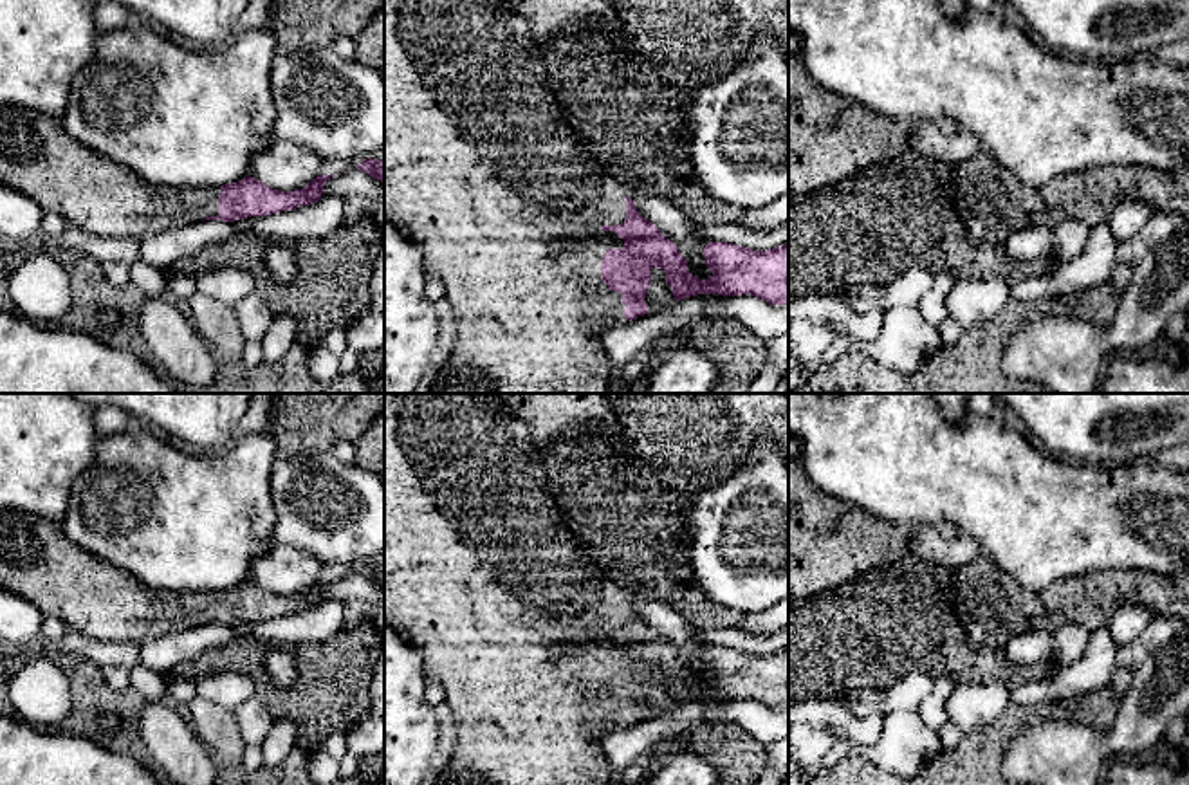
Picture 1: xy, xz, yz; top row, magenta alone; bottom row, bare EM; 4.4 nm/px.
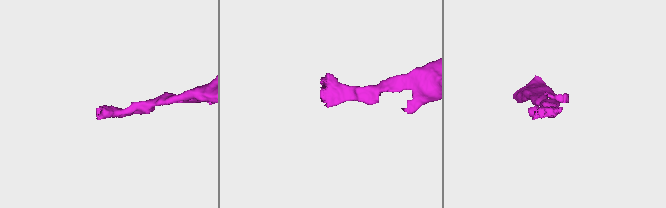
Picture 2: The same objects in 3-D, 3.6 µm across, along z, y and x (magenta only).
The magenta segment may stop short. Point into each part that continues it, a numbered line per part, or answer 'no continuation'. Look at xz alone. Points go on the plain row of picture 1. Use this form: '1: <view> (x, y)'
1: xz (480, 574)

